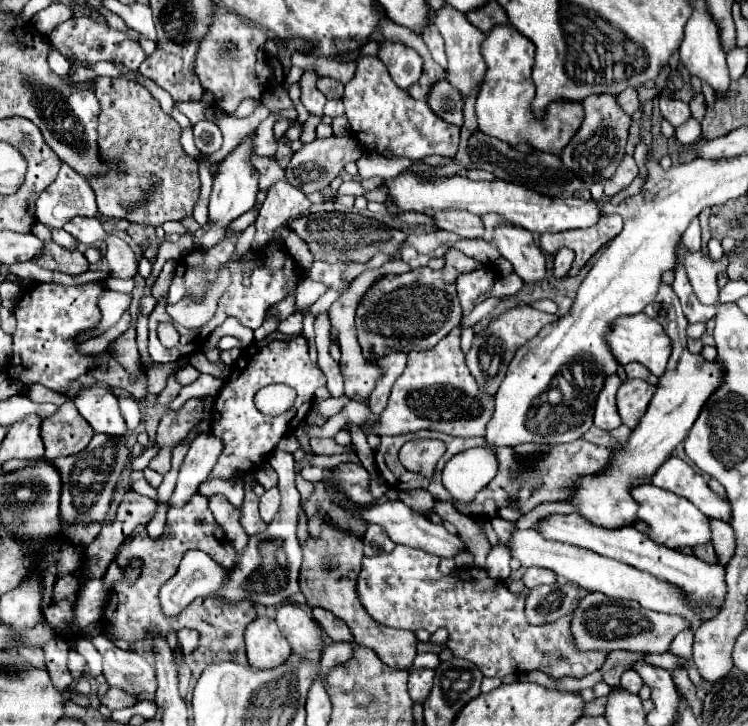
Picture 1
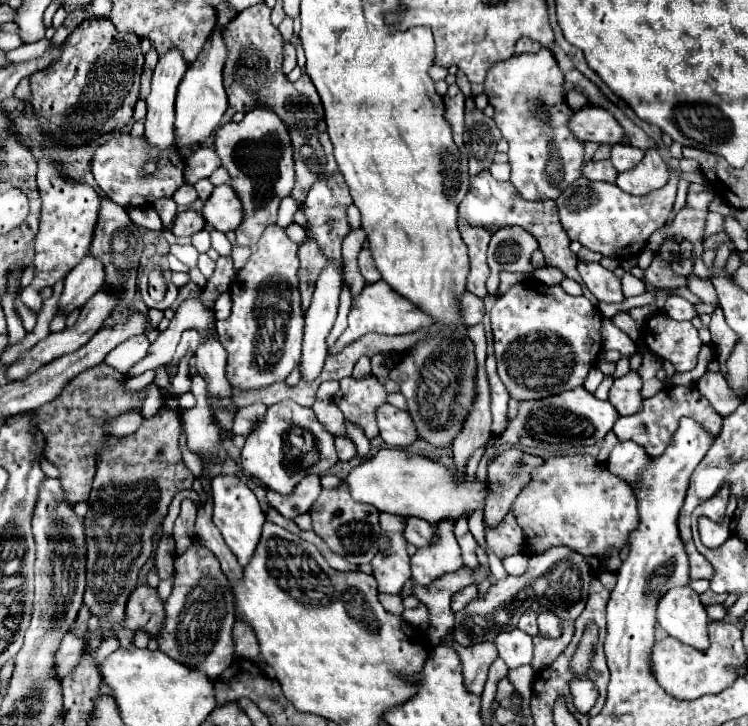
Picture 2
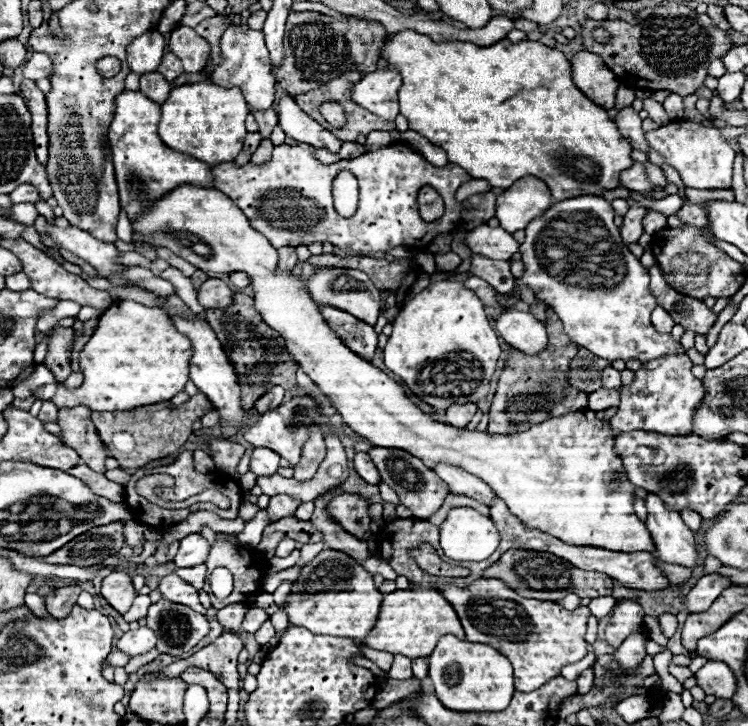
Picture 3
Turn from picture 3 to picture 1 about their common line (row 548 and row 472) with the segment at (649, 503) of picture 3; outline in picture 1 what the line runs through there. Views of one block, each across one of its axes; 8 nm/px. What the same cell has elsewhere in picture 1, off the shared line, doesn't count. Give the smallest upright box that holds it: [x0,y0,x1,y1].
[652,458,732,524]

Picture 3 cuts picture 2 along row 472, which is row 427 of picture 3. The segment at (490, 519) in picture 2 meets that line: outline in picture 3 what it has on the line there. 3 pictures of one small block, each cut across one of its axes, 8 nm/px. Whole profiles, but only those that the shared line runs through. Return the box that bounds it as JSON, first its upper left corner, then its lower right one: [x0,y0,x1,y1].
[488,310,578,434]

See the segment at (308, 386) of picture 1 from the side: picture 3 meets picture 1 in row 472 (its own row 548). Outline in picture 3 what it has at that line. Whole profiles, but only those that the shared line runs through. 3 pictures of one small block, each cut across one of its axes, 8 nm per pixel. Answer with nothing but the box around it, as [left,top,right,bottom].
[206,542,268,608]

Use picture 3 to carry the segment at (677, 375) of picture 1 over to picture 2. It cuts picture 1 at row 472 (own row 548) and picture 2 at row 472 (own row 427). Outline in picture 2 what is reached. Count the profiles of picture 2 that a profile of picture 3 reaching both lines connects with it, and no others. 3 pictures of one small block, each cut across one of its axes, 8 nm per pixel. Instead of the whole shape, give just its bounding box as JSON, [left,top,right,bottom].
[344,448,638,558]

